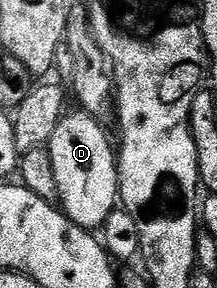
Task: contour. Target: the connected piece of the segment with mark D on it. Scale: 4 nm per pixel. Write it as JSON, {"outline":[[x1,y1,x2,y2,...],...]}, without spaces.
{"outline":[[84,109,66,114,50,137,47,150,55,165,55,183,59,206,75,225,86,229,104,228,107,217,119,203,117,155,109,144,109,135,98,120]]}

